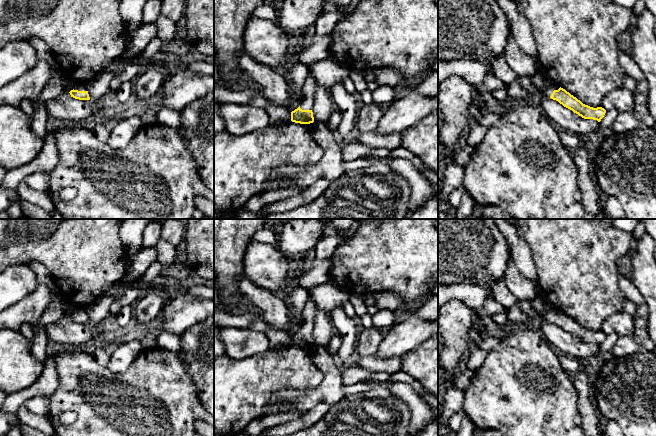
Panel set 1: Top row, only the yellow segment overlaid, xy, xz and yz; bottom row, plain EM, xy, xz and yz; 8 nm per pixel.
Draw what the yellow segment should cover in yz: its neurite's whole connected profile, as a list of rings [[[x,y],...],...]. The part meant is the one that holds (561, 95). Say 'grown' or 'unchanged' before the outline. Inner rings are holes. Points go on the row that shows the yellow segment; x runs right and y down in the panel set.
grown; [[[523,75],[517,79],[523,88],[530,93],[531,97],[537,98],[538,96],[544,96],[556,100],[564,107],[572,110],[584,119],[593,119],[600,122],[606,113],[604,108],[593,108],[585,105],[565,89],[552,83],[546,87],[539,88],[534,84],[533,77]]]

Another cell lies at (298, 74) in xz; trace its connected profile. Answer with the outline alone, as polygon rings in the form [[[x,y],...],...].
[[[298,63],[289,69],[289,80],[290,85],[292,87],[293,95],[290,99],[290,107],[292,111],[297,109],[302,101],[302,87],[307,79],[307,77],[311,74],[309,68],[302,64]]]

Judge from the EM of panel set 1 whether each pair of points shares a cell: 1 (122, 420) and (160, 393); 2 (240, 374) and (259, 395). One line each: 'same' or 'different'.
1: same
2: same

